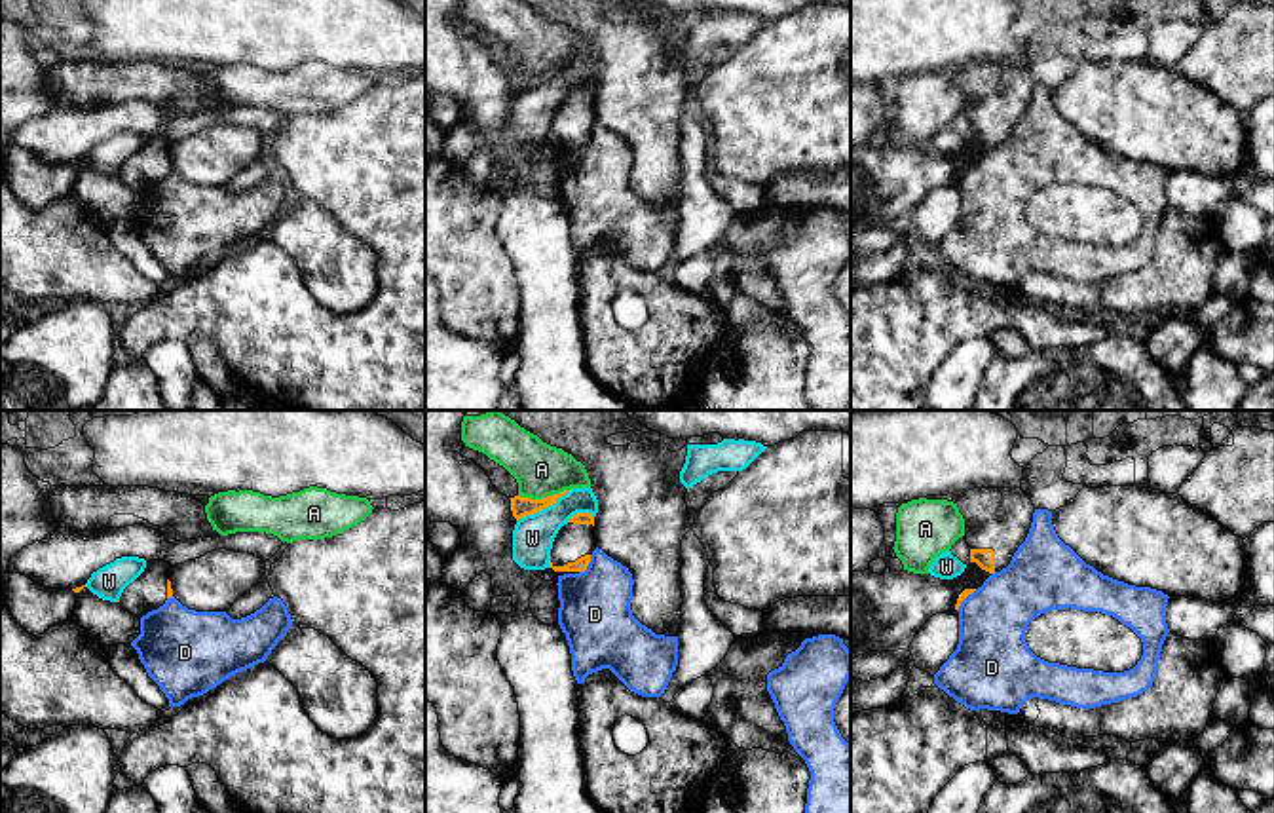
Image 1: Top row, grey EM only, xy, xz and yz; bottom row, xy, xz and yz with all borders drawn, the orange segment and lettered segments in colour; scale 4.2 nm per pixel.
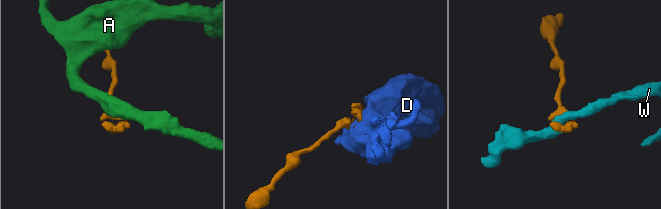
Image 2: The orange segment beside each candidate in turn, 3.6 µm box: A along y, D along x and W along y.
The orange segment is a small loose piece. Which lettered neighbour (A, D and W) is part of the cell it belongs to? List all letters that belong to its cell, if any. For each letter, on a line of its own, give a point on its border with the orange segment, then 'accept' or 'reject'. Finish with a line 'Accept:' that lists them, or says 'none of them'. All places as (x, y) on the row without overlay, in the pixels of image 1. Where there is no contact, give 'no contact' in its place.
A: contact xz (543, 73); reject
D: contact xz (587, 139); reject
W: contact xz (542, 82); reject
Accept: none of them

